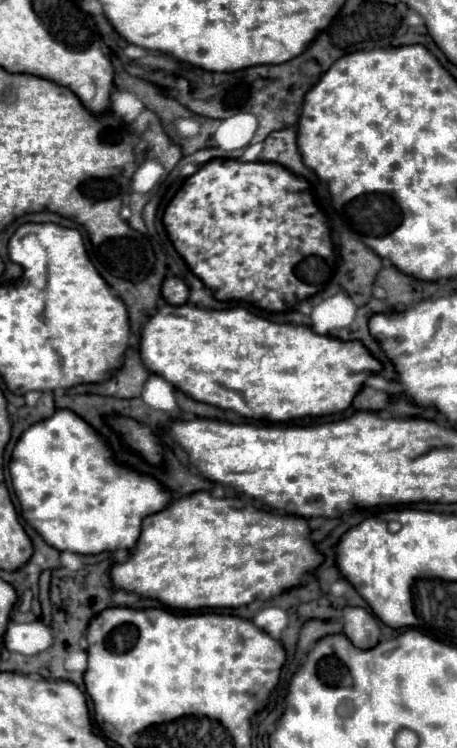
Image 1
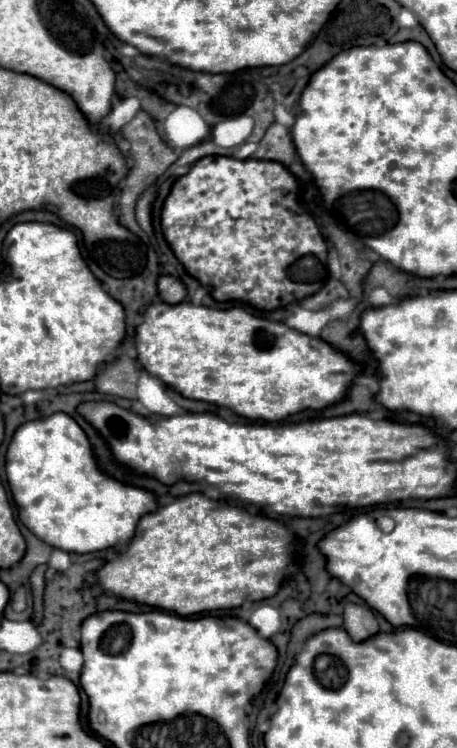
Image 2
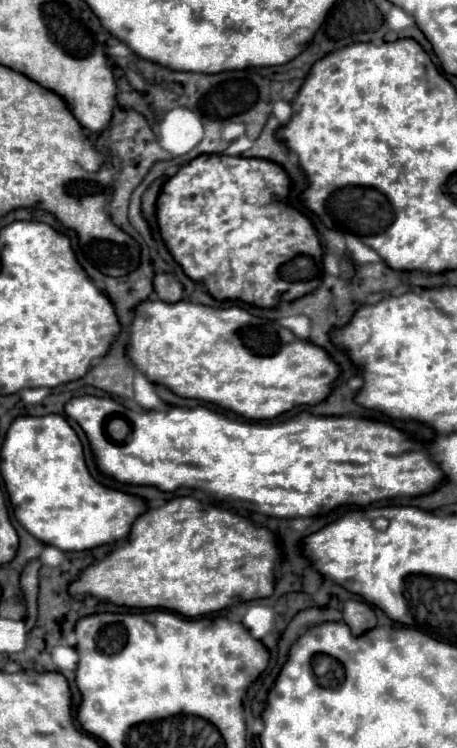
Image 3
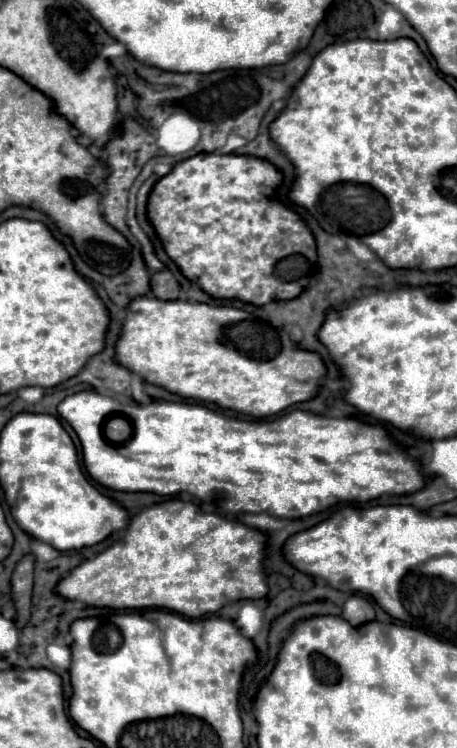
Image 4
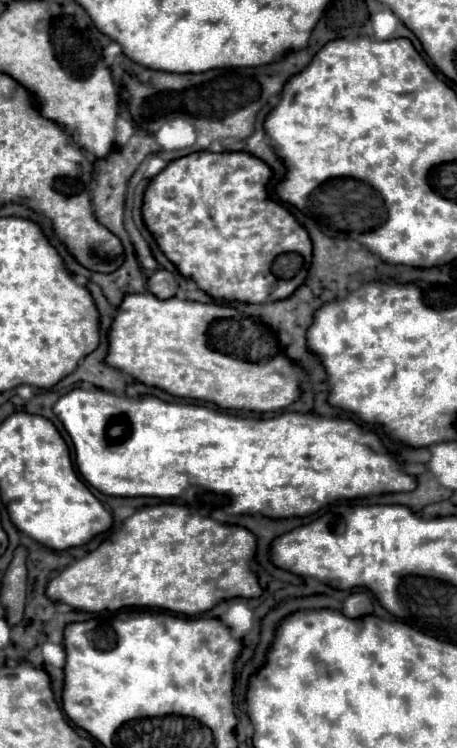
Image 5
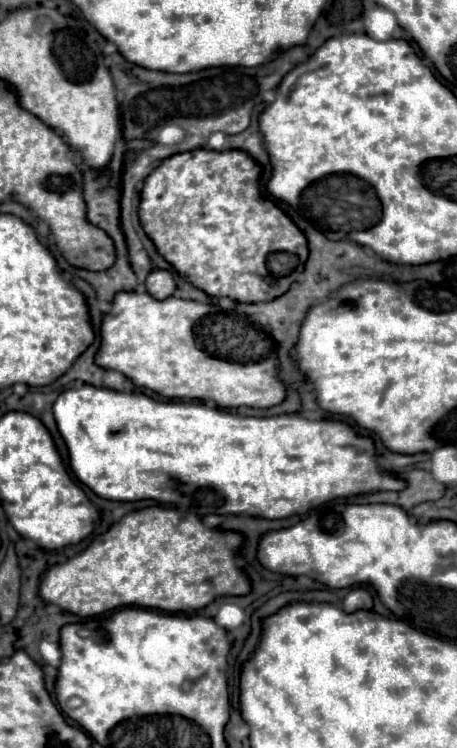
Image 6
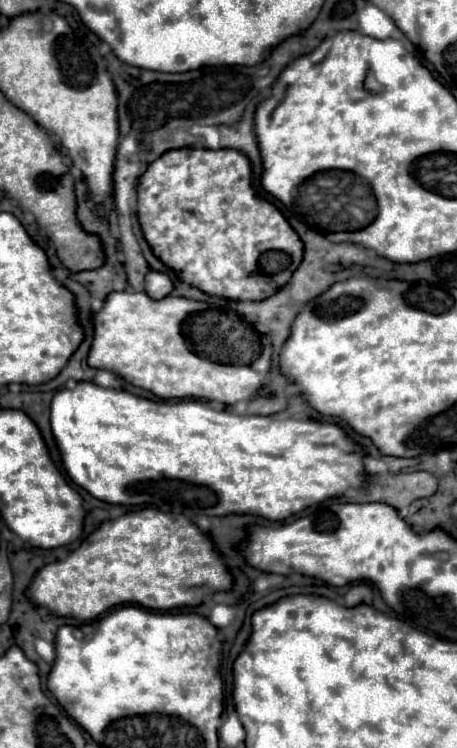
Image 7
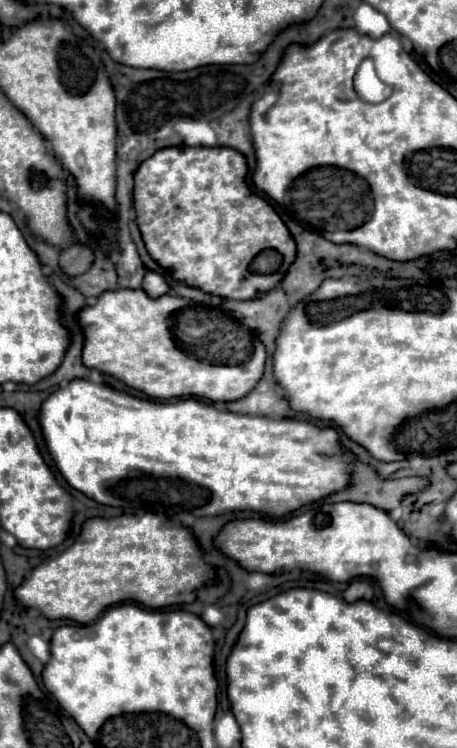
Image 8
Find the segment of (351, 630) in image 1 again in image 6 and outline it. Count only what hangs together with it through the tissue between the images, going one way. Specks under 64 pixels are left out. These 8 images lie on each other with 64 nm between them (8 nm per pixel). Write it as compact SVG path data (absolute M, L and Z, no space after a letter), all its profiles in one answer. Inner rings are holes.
M354 588L344 598L344 610L346 612L356 612L360 608L364 608L364 610L372 608L372 594L368 588Z

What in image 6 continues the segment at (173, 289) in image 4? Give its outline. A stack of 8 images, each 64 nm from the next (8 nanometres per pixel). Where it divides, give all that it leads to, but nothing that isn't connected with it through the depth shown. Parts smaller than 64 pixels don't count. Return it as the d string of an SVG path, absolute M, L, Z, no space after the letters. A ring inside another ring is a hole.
M152 270L146 278L146 290L152 298L156 300L164 300L168 296L172 296L172 292L176 290L176 284L172 280L172 274L166 270Z

